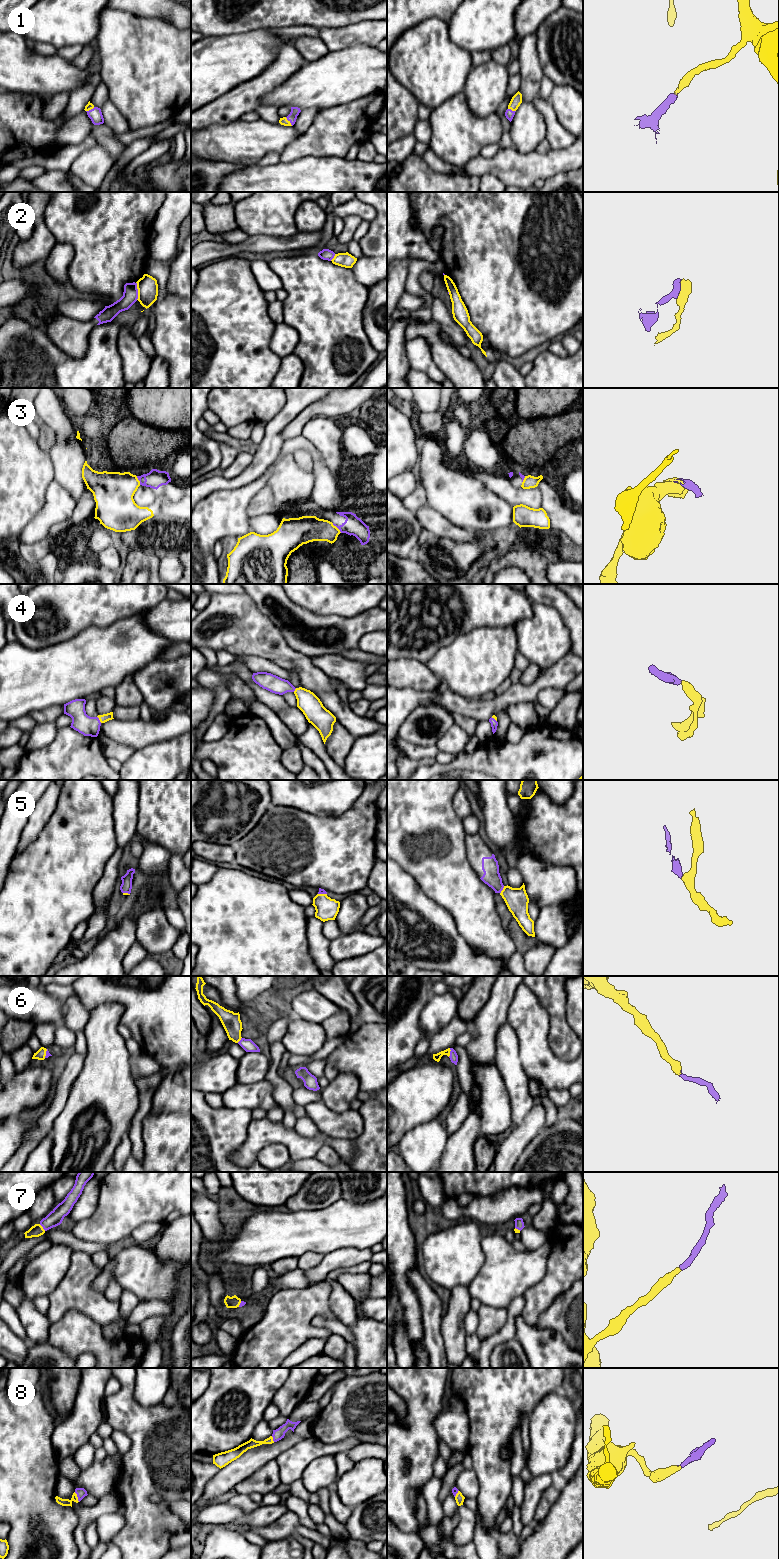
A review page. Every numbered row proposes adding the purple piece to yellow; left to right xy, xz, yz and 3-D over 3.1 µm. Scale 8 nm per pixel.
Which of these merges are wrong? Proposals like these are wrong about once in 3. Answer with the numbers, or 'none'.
2, 3

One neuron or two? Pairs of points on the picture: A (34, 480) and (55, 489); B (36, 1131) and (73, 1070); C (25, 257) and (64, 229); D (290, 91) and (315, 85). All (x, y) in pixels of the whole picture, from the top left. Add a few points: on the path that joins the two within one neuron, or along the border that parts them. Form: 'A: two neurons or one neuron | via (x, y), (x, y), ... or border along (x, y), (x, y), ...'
A: two neurons | border along (53, 479), (46, 490), (45, 503), (41, 508)
B: one neuron | via (49, 1116), (59, 1101), (64, 1085)
C: two neurons | border along (44, 214), (44, 224), (57, 241)
D: one neuron | via (296, 91), (309, 87)

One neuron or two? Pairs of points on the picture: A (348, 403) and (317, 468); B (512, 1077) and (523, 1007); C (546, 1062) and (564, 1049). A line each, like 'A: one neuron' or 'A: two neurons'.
A: two neurons
B: two neurons
C: two neurons

